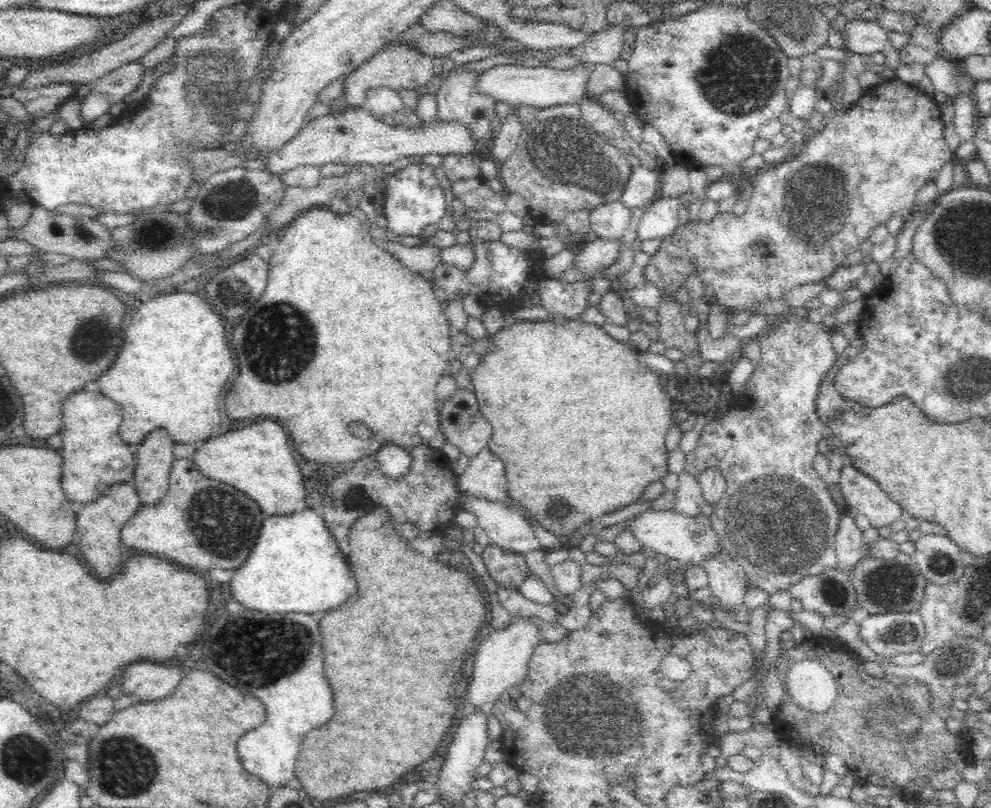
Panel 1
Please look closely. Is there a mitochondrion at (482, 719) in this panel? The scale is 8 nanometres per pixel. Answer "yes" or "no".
no

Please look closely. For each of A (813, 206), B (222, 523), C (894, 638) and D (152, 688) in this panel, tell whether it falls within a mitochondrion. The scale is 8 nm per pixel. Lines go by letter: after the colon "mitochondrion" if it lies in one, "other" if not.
A: mitochondrion
B: mitochondrion
C: mitochondrion
D: other

